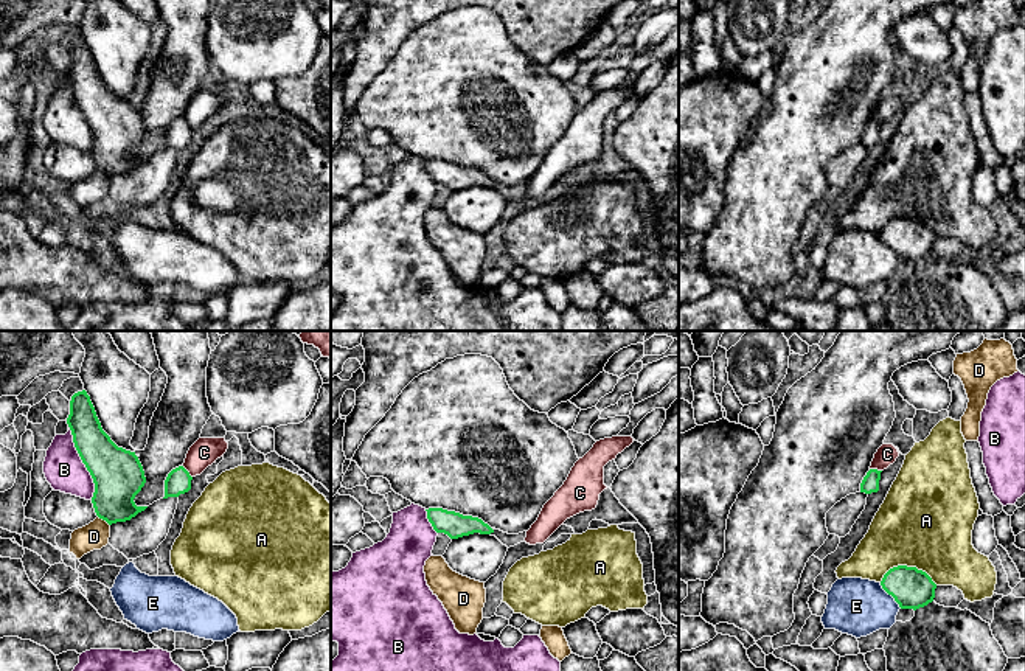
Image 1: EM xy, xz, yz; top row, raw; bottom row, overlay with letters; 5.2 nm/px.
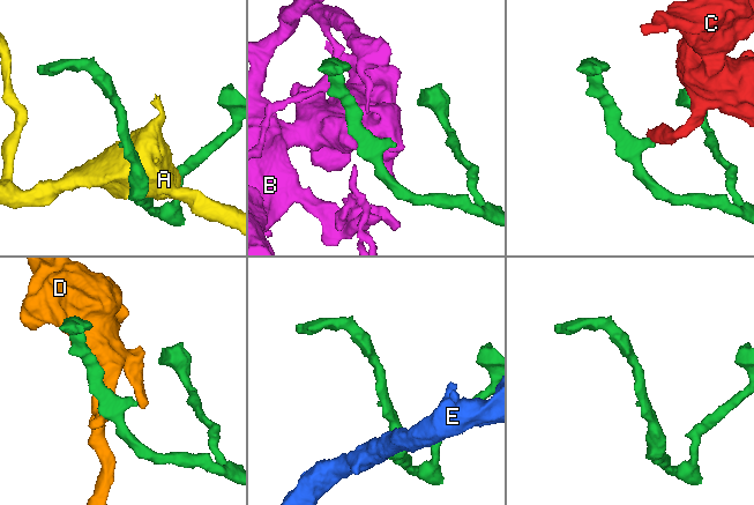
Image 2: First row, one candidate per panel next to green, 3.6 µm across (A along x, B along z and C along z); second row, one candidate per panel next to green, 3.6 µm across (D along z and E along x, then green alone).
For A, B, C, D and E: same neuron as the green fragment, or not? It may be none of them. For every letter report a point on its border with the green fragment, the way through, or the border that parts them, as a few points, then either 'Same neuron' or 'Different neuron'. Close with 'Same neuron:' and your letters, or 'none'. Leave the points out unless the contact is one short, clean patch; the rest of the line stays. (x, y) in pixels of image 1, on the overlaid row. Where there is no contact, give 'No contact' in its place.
A: Touches green at yz (906, 566). Different neuron
B: Touches green at xy (83, 462). Different neuron
C: Touches green at yz (876, 469). Boundary: yz (870, 468), (881, 471). Different neuron
D: Touches green at xy (104, 519). Boundary: xy (98, 516), (109, 525). Different neuron
E: Touches green at yz (890, 594). Different neuron
Same neuron: none

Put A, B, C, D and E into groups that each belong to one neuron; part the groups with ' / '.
A / B / C / D / E

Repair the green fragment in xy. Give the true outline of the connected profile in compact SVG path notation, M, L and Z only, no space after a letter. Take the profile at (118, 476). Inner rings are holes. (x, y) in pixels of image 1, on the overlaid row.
M85 390L71 396L67 424L95 483L92 503L96 516L112 525L144 511L148 506L134 502L146 483L143 466L135 452L118 447L102 430Z

